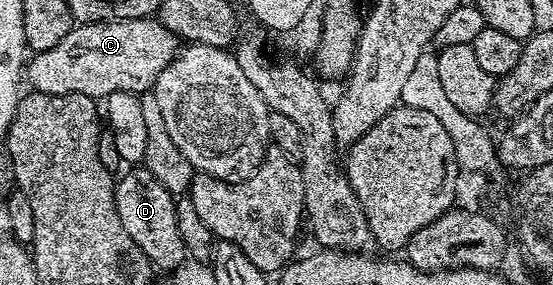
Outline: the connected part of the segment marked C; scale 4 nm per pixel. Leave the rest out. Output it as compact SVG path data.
M151 17L79 23L57 47L35 53L32 61L26 62L25 81L34 92L49 95L76 93L96 99L110 98L112 93L142 95L154 90L157 75L169 67L180 48L180 38Z

